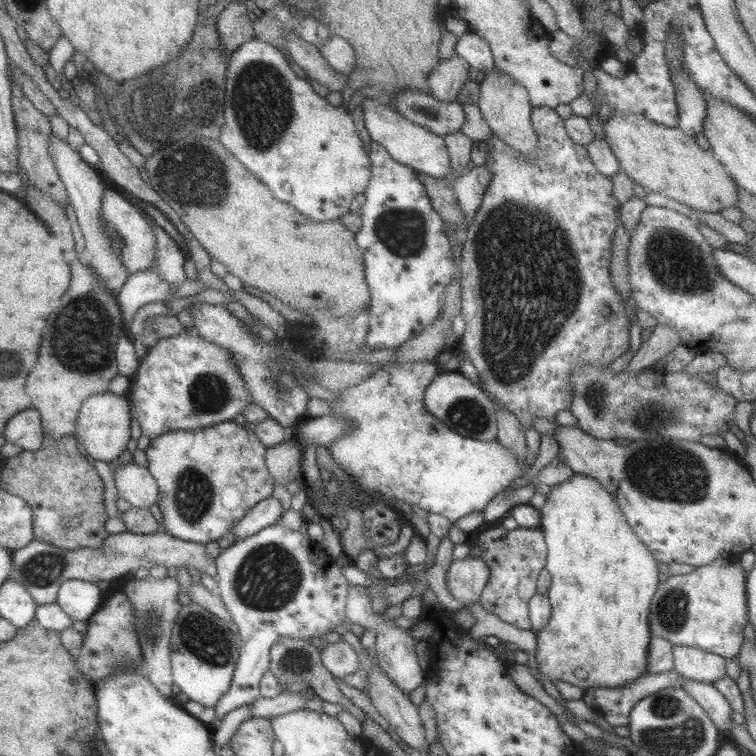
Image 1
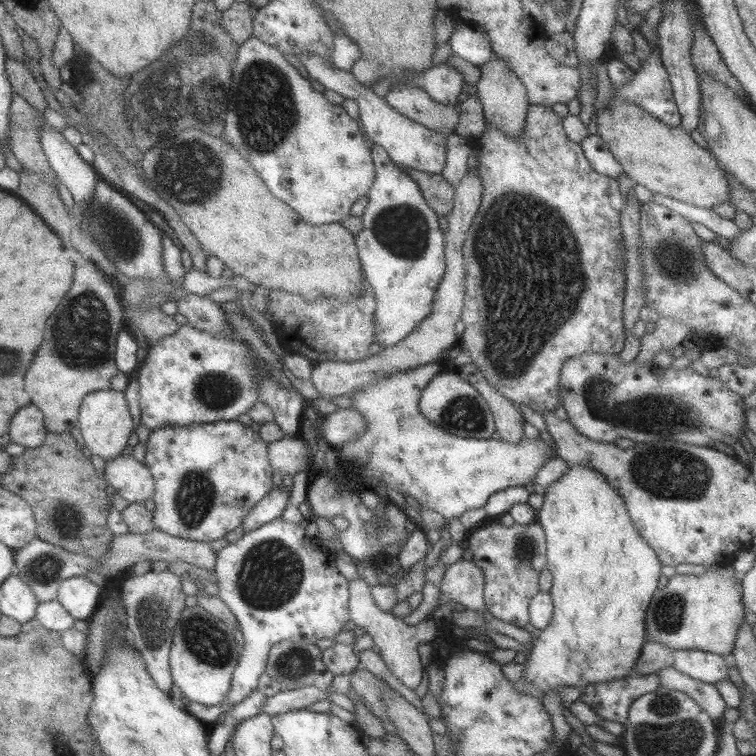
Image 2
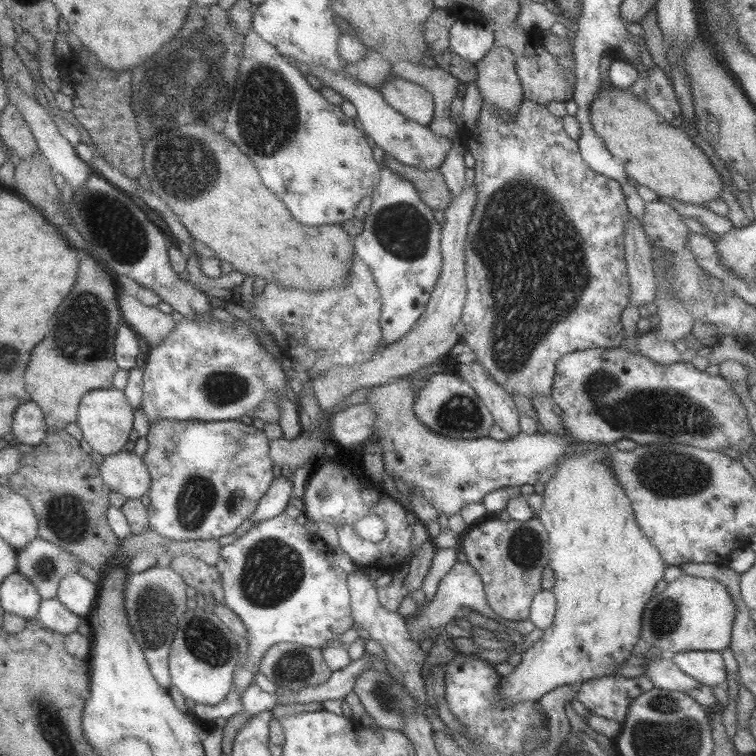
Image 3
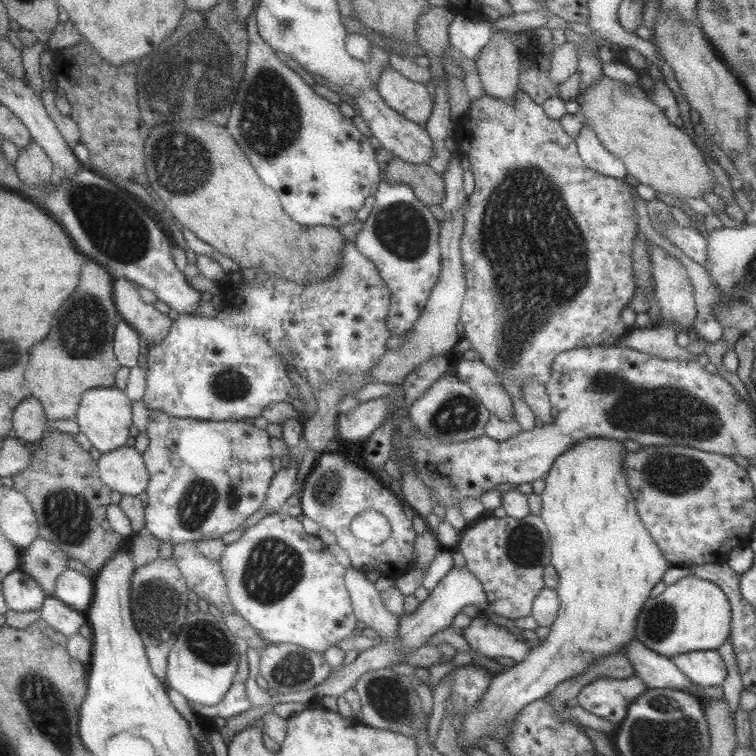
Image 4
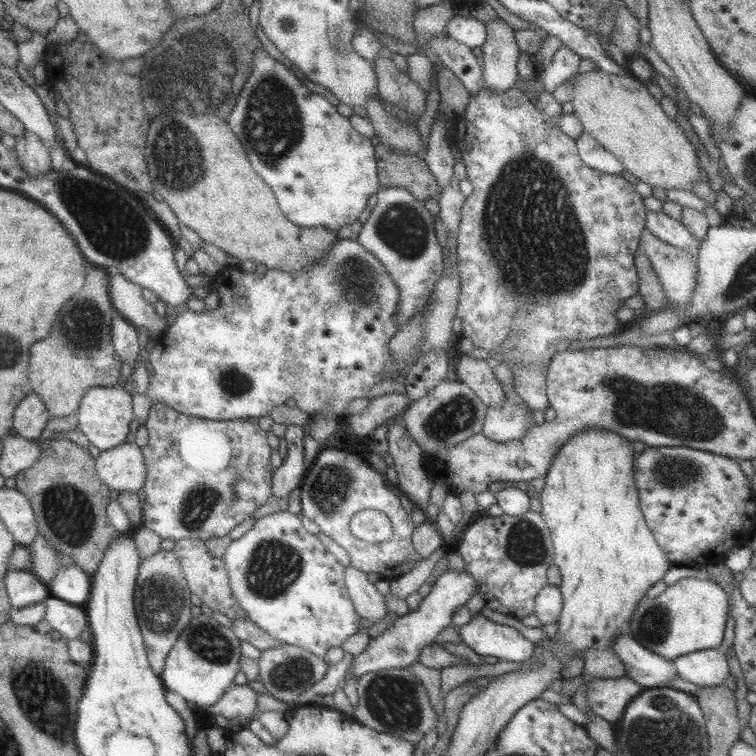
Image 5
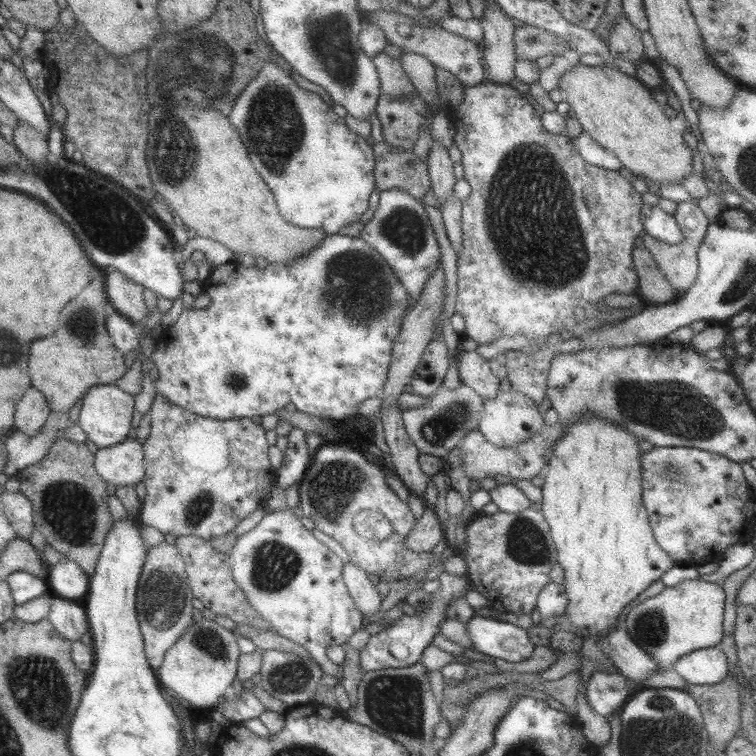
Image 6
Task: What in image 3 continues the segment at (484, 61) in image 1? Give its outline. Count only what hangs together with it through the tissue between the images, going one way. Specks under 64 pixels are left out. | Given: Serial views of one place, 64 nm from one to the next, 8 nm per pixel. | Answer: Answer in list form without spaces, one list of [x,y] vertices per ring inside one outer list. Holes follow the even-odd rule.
[[[455,20],[449,29],[450,52],[471,63],[477,63],[494,44],[493,26],[472,20]]]

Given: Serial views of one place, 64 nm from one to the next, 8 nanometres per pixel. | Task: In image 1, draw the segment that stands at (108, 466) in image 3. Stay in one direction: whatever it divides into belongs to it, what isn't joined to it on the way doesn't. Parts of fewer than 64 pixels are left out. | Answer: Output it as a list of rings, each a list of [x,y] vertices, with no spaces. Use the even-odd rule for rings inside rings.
[[[132,461],[113,466],[112,474],[118,497],[126,500],[131,507],[149,509],[157,503],[159,489],[147,468]]]

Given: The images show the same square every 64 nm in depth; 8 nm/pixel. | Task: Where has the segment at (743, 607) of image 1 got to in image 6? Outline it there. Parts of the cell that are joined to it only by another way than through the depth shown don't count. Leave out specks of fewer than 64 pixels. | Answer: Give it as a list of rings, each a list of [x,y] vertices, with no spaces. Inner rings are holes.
[[[700,579],[683,580],[671,587],[664,587],[658,594],[651,596],[630,609],[626,615],[626,634],[639,649],[645,650],[662,669],[673,664],[689,652],[718,646],[722,638],[722,621],[724,612],[724,590],[721,584],[706,582]]]

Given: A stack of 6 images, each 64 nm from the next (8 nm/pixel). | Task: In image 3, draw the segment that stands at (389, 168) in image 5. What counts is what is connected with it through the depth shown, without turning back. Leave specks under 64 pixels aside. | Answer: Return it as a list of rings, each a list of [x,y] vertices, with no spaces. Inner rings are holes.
[[[384,154],[384,166],[396,176],[413,184],[420,200],[433,211],[444,211],[452,202],[451,193],[437,170],[426,170],[400,164],[397,160]]]

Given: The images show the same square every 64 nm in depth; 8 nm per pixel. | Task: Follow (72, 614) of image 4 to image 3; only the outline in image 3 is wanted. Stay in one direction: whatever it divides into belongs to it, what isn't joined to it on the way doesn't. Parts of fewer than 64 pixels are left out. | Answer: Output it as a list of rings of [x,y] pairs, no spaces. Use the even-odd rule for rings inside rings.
[[[54,596],[47,600],[41,600],[35,620],[56,634],[65,636],[76,630],[80,617],[69,612]]]

